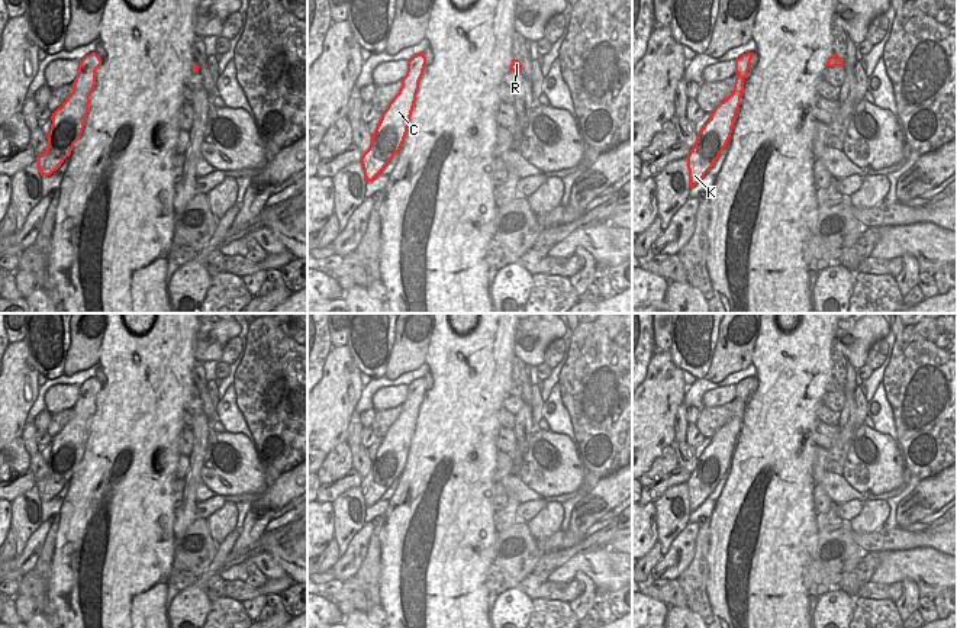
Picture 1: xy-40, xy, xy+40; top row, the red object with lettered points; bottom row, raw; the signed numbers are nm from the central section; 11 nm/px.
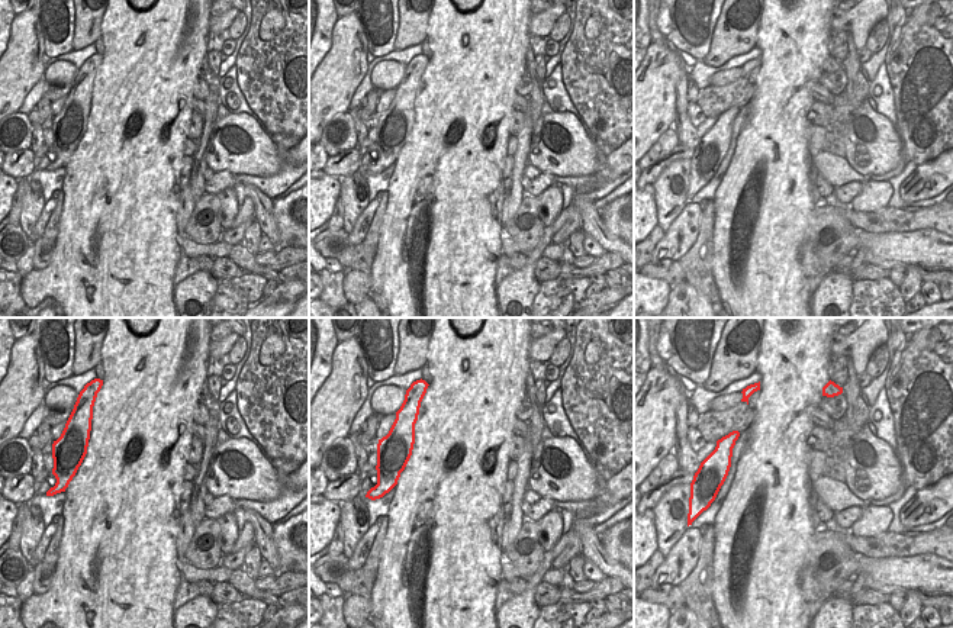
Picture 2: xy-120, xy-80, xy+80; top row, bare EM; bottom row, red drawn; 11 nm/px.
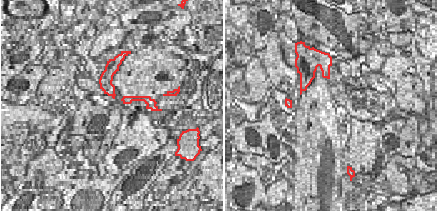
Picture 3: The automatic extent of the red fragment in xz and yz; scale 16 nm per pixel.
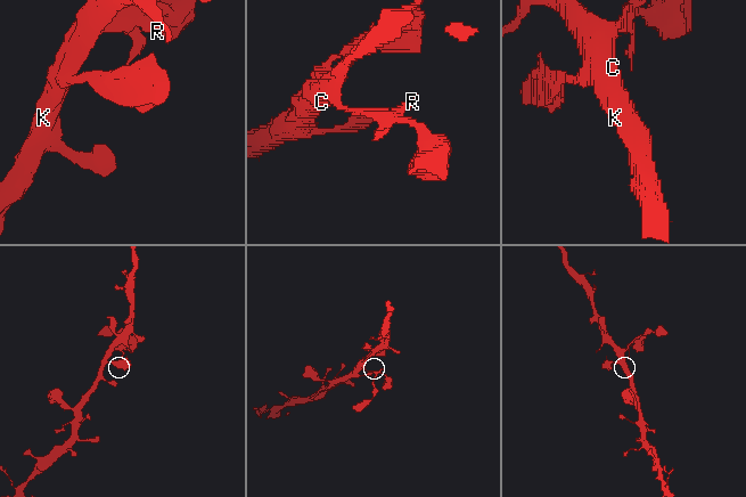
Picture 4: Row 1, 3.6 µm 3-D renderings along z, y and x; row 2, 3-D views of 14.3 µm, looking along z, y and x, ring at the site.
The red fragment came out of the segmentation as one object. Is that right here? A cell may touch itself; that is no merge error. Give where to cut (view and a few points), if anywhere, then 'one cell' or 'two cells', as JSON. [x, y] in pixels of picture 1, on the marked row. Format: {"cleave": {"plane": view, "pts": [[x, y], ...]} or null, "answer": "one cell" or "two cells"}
{"cleave": null, "answer": "one cell"}

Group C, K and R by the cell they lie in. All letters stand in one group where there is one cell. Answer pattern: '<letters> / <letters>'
C K R

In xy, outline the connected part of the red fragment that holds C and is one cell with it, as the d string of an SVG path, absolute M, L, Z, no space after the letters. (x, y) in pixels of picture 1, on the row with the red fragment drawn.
M423 52L413 55L407 61L407 71L402 78L402 87L381 113L381 119L371 136L371 144L361 157L365 181L373 181L394 154L400 151L407 133L425 65L426 57Z

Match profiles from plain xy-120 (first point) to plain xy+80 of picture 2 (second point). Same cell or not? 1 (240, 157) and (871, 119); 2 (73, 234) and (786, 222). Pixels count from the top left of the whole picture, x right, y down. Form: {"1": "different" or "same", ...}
{"1": "same", "2": "same"}

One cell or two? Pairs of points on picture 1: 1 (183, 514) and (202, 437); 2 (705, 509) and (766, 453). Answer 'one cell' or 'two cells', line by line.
1: one cell
2: two cells

